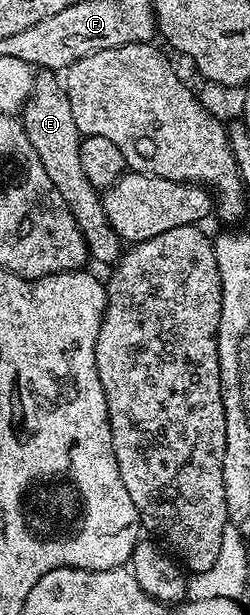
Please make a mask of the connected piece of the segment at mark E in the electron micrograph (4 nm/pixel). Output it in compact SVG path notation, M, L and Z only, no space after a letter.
M43 69L35 76L35 84L27 102L23 104L21 122L30 144L37 151L45 173L52 181L62 199L69 205L82 236L85 237L90 258L106 265L118 262L123 252L123 242L105 217L100 192L92 185L81 164L80 141L82 135L77 129L69 97L64 84L59 83L52 72Z

